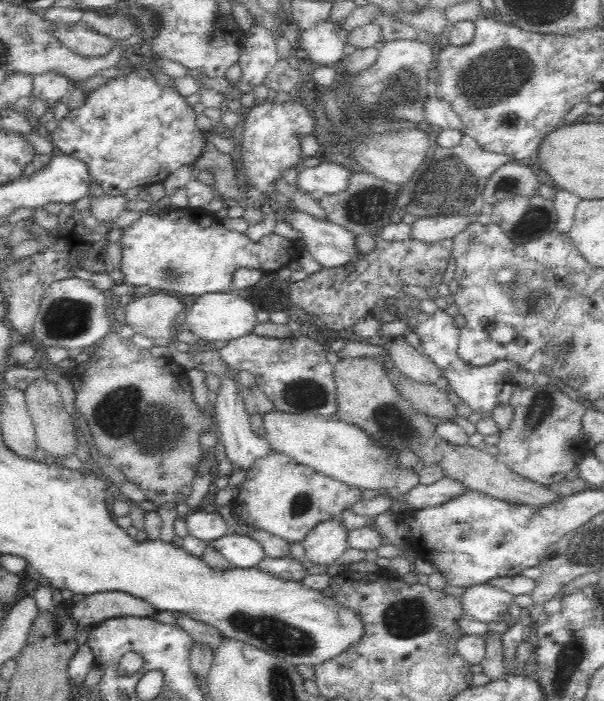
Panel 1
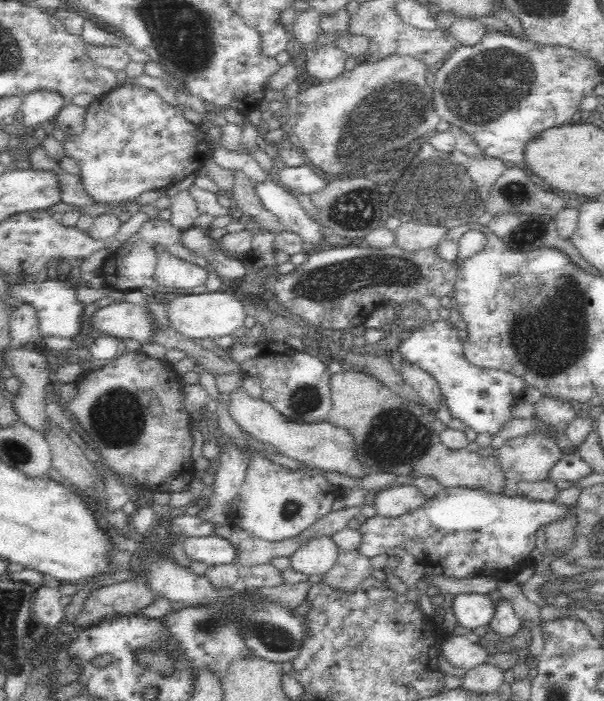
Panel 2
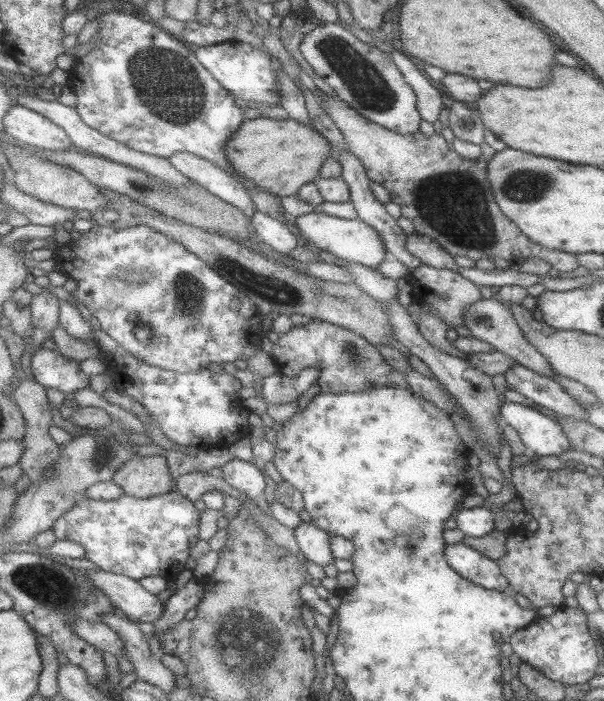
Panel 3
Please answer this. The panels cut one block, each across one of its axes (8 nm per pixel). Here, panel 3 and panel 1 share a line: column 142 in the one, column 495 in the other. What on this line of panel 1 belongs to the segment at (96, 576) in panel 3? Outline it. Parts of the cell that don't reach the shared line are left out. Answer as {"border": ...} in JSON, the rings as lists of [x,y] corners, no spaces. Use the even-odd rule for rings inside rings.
{"border":[[[492,583],[475,584],[466,588],[461,600],[469,618],[489,623],[508,613],[514,595]]]}

